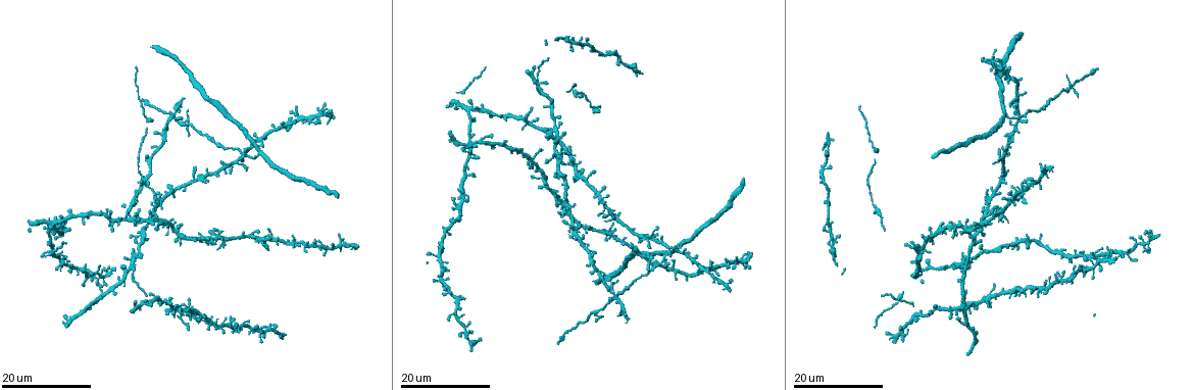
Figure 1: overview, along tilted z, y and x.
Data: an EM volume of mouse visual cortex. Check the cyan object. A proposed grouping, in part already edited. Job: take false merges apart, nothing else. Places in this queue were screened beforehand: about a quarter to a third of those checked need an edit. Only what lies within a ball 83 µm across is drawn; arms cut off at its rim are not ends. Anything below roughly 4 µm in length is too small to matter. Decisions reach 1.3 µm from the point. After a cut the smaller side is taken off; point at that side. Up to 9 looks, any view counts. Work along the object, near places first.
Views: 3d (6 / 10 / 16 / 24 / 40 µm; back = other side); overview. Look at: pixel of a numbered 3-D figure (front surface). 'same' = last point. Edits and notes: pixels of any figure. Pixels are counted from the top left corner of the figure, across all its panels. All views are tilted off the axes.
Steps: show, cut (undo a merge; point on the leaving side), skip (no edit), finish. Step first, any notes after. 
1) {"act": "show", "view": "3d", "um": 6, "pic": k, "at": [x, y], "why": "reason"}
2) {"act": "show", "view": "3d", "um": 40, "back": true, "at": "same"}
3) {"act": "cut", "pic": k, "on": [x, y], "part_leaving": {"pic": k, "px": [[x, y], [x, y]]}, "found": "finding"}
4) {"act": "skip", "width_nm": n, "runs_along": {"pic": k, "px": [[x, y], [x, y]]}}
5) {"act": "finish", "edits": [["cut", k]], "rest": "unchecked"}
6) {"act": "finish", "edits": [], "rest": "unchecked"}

{"act": "show", "view": "3d", "um": 16, "pic": 1, "at": [260, 238], "why": "four or more arms meet"}

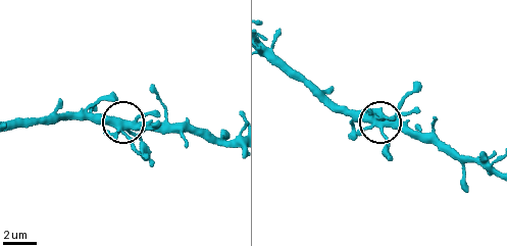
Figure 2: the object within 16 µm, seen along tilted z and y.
{"act": "show", "view": "3d", "um": 10, "pic": 2, "at": [128, 130], "why": "closer look"}

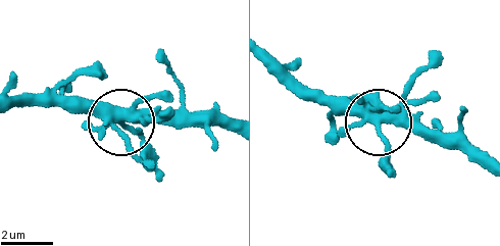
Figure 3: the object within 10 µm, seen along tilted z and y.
{"act": "skip", "runs_along": {"pic": 3, "px": [[15, 104], [95, 103], [150, 145]]}, "found": "one neuron here"}

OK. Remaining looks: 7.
{"act": "show", "view": "3d", "um": 24, "pic": 1, "at": [921, 248], "why": "four or more arms meet"}

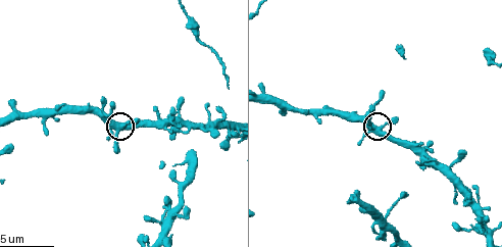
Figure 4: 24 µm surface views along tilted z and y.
{"act": "show", "view": "3d", "um": 10, "pic": 4, "at": [116, 130]}

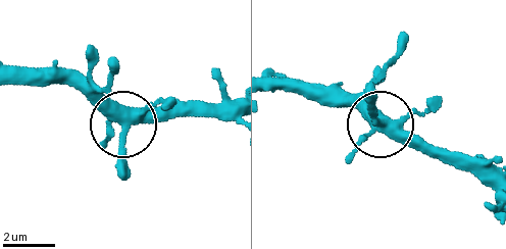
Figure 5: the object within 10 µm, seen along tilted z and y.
{"act": "show", "view": "3d", "um": 10, "back": true, "pic": 5, "at": [384, 121]}

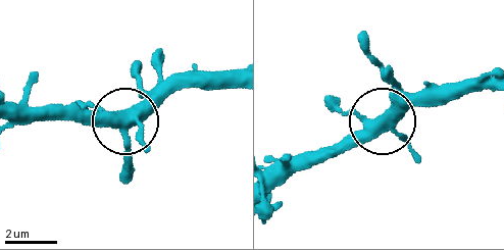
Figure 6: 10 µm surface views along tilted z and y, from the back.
{"act": "skip", "arms": 5, "runs_along": {"pic": 6, "px": [[13, 111], [72, 106], [117, 113], [126, 124], [127, 178]]}, "found": "one neuron here"}

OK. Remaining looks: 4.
{"act": "show", "view": "3d", "um": 16, "pic": 1, "at": [916, 317]}

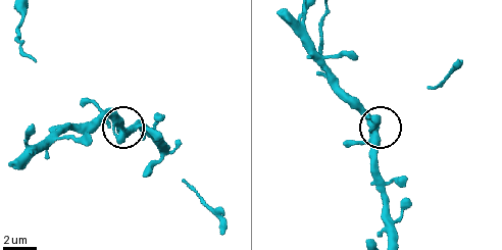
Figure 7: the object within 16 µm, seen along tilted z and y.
{"act": "show", "view": "3d", "um": 10, "pic": 7, "at": [112, 133]}

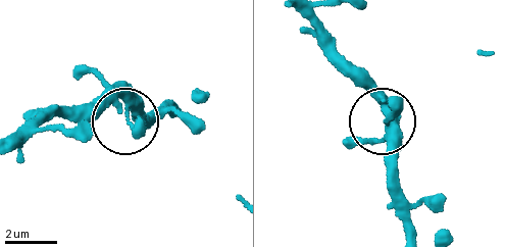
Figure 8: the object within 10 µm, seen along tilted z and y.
{"act": "show", "view": "3d", "um": 10, "back": true, "pic": 8, "at": [129, 119]}

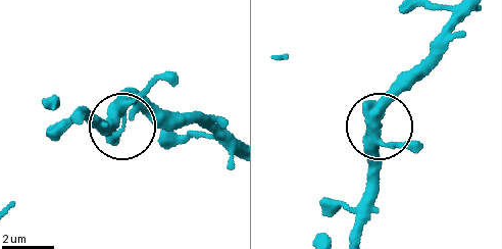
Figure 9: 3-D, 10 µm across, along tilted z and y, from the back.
{"act": "skip", "width_nm": 280, "found": "all the same neuron"}

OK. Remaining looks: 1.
{"act": "show", "view": "3d", "um": 16, "pic": 4, "at": [188, 156], "why": "three-way junction"}

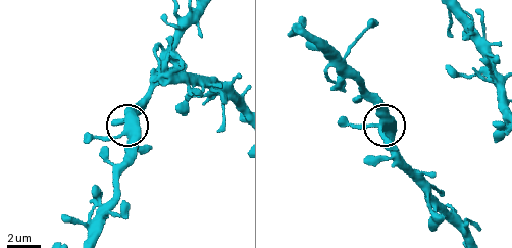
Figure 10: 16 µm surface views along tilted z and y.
{"act": "skip", "arms": 3, "found": "all the same neuron"}

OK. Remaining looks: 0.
{"act": "finish", "edits": [], "rest": "unchecked"}

